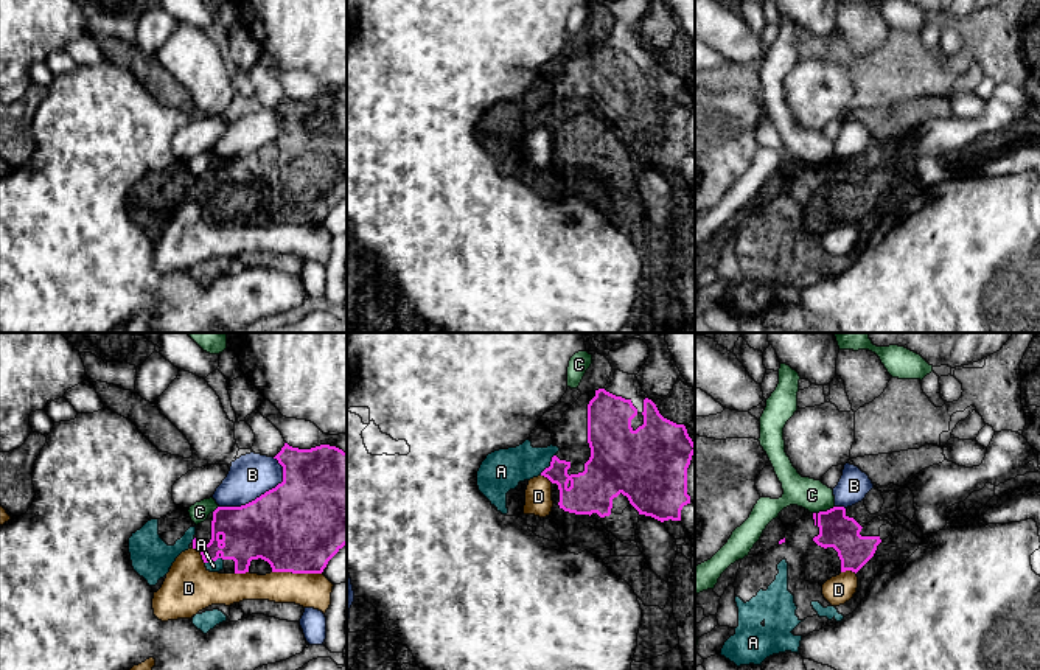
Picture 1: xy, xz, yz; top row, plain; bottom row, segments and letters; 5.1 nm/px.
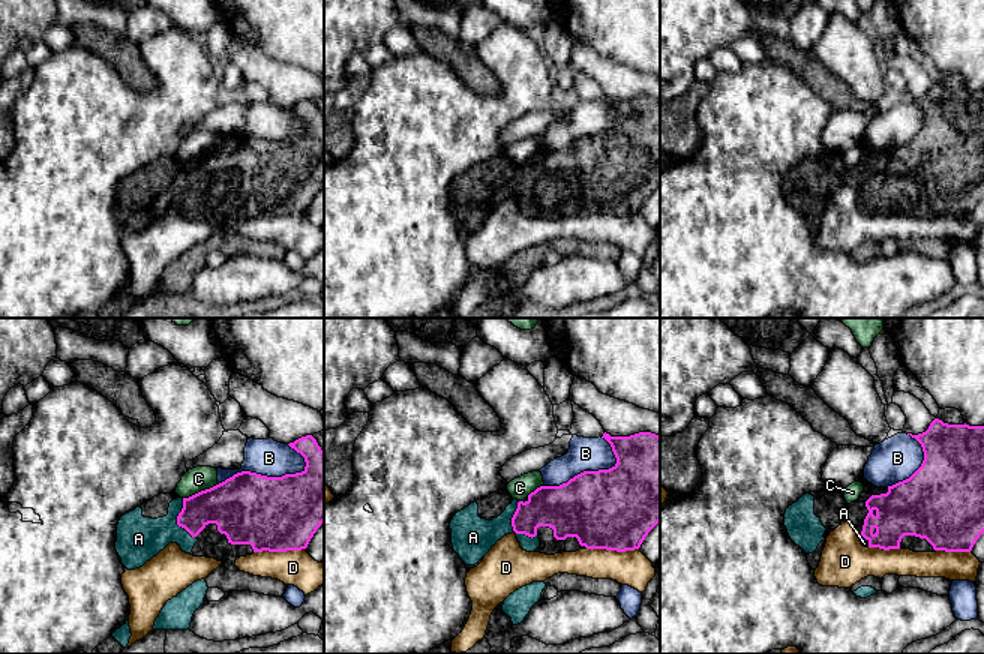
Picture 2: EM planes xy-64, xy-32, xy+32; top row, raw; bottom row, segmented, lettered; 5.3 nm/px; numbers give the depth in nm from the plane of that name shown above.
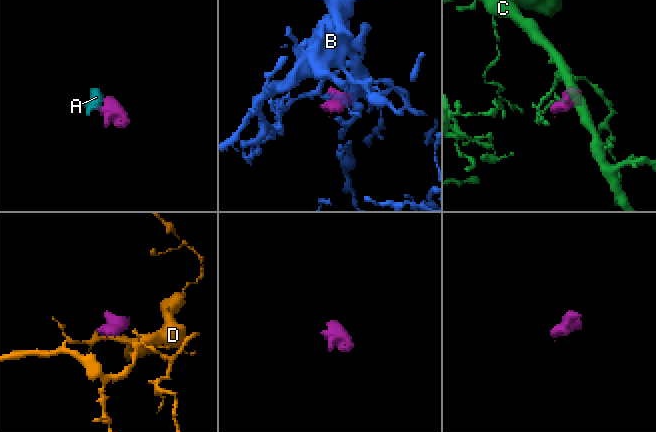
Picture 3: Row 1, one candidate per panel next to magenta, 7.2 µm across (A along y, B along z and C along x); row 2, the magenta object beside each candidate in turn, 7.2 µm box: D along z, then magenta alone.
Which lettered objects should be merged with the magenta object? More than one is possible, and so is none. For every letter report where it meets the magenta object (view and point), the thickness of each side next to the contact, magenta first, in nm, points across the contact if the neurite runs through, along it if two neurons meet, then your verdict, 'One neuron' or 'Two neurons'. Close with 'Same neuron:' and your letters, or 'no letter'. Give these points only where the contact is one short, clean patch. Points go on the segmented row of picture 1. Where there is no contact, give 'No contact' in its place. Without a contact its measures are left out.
A: Touches magenta at xz (551, 465). Thickness 220 nm (magenta) against 220 nm. One neuron
B: Touches magenta at xy (257, 498). Thickness 460 nm (magenta) against 220 nm. Two neurons
C: Touches magenta at yz (827, 510). Thickness 180 nm (magenta) against 160 nm. Boundary: yz (834, 505), (818, 513). Two neurons
D: Touches magenta at xy (297, 572). Thickness 480 nm (magenta) against 180 nm. Two neurons
Same neuron: A

